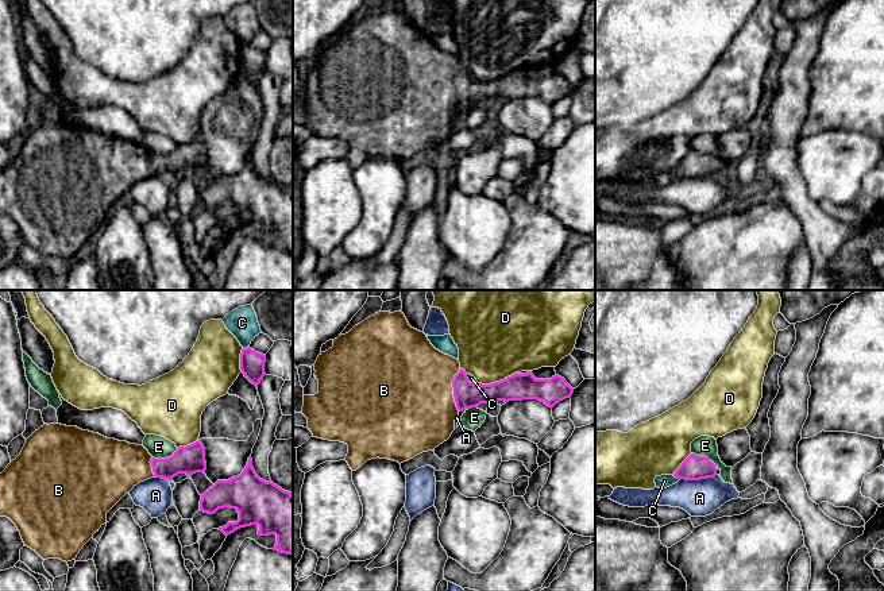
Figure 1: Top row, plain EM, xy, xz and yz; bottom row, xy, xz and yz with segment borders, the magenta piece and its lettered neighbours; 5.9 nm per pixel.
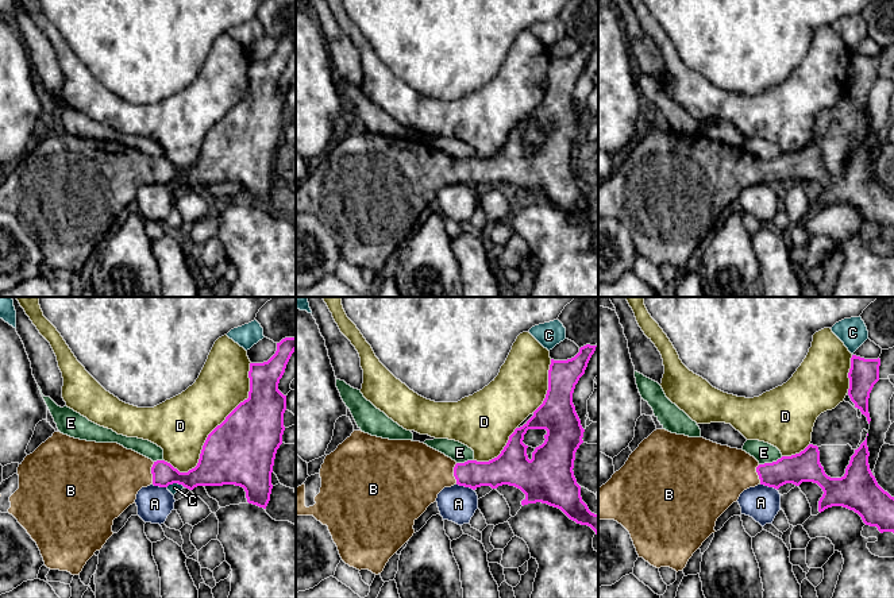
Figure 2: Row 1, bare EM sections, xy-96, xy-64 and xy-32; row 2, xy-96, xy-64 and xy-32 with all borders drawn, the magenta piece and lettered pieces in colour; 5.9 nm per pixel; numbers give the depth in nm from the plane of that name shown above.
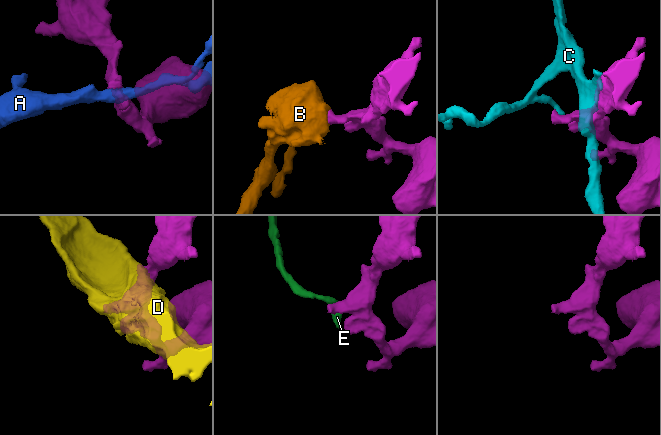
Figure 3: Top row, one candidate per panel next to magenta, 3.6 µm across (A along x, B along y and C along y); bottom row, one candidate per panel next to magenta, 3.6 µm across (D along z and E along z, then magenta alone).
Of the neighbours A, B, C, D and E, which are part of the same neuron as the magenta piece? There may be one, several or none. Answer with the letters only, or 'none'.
B

